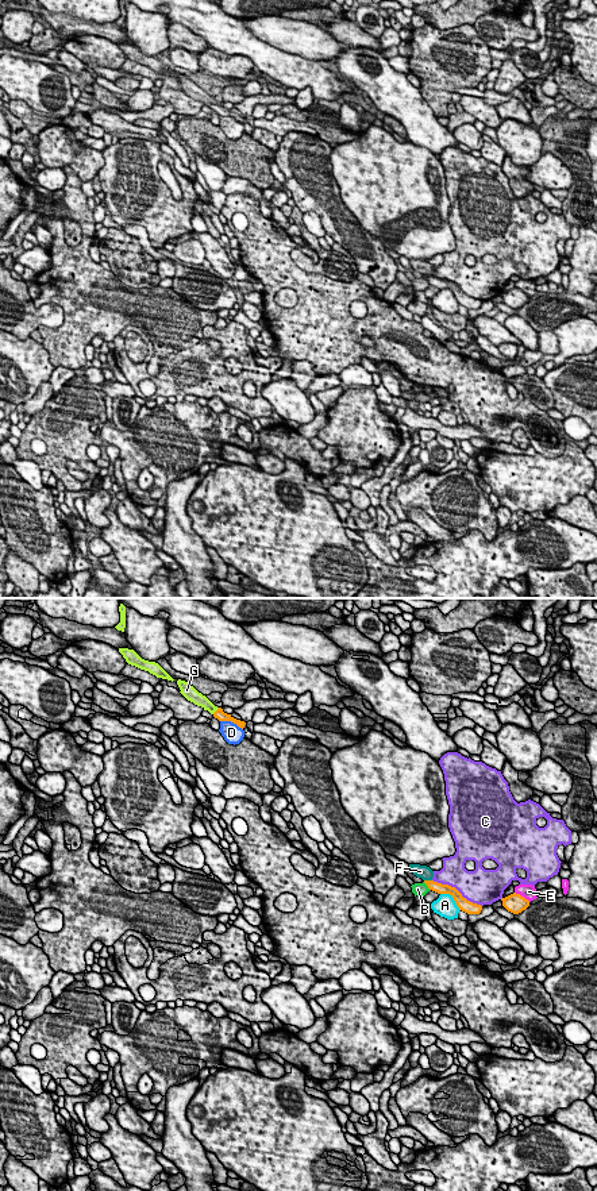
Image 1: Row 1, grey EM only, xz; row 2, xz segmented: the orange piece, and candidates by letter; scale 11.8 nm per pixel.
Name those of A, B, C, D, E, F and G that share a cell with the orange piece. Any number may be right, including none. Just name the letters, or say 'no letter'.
G

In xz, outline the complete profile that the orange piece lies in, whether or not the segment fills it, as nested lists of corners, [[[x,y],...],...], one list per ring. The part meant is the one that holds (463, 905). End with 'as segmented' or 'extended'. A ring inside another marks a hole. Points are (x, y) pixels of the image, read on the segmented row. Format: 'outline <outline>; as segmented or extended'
outline [[[424,880],[424,883],[428,886],[430,890],[438,893],[438,894],[450,894],[459,910],[467,913],[467,914],[479,914],[482,910],[481,905],[473,903],[462,897],[462,894],[448,884],[442,884],[434,880]]]; as segmented

